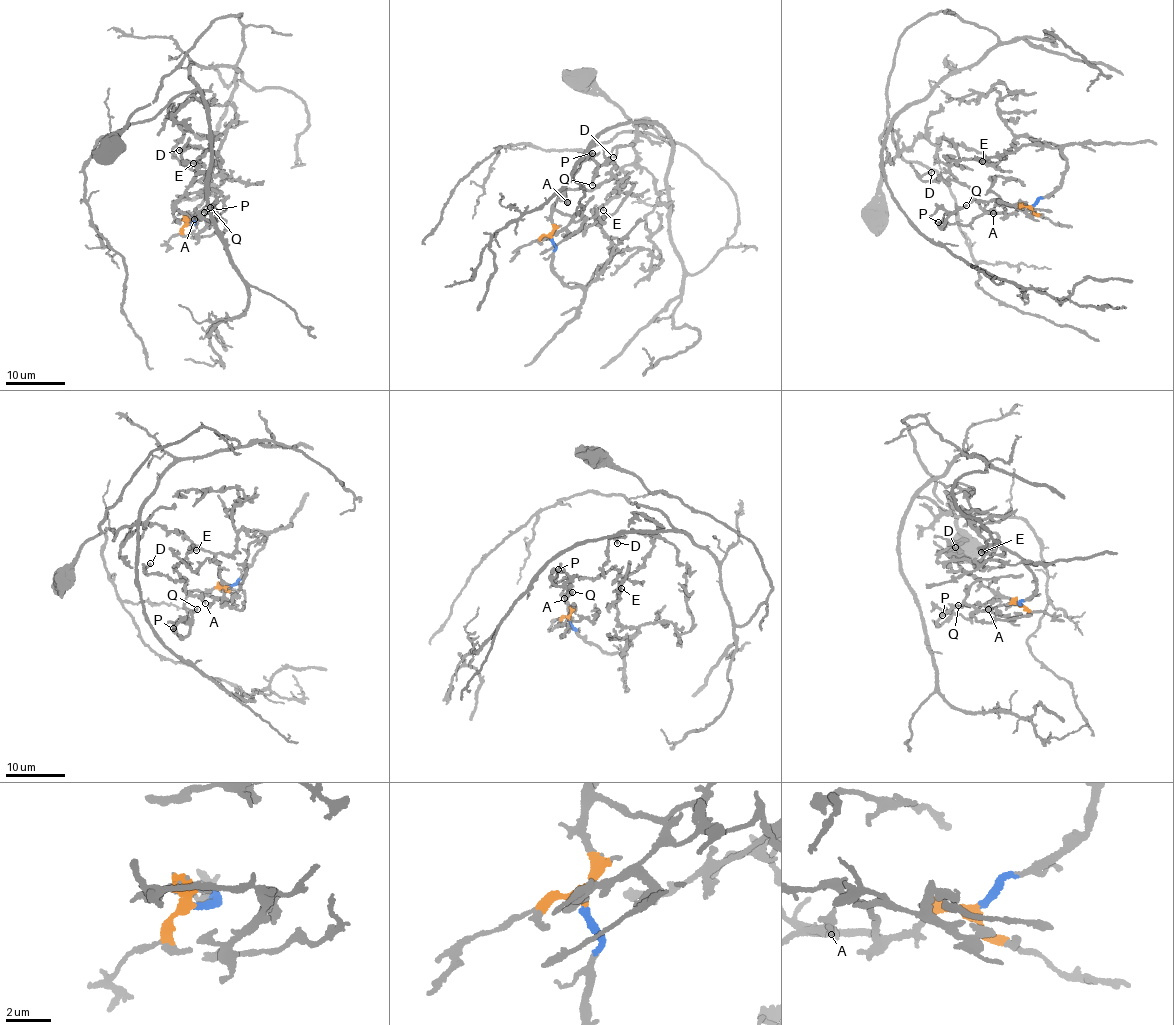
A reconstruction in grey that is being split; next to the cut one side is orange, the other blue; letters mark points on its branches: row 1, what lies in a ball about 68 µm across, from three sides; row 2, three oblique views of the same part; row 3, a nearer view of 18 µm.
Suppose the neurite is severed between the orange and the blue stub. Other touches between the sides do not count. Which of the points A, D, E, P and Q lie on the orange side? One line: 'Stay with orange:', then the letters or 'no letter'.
Stay with orange: A, D, P, Q

